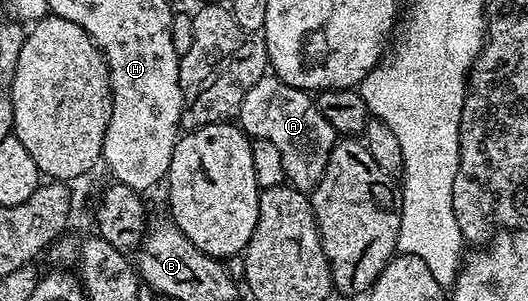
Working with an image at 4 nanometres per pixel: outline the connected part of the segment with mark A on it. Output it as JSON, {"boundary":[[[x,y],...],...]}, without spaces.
{"boundary":[[[268,72],[244,96],[236,115],[237,125],[251,139],[272,140],[280,148],[282,162],[286,166],[285,181],[303,192],[313,192],[324,176],[324,168],[336,141],[336,132],[319,112],[315,99],[305,90],[284,84]]]}

